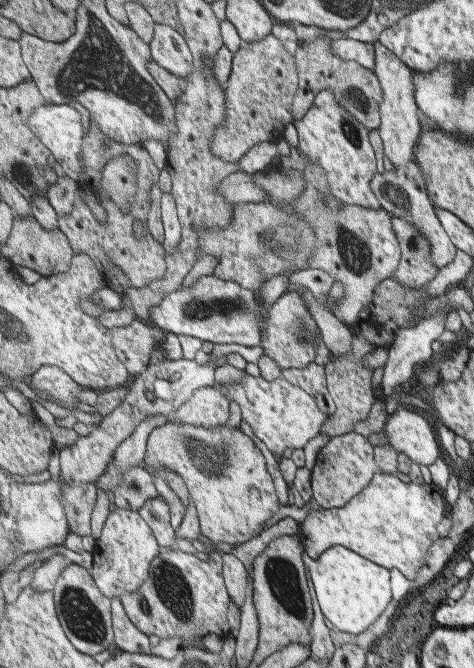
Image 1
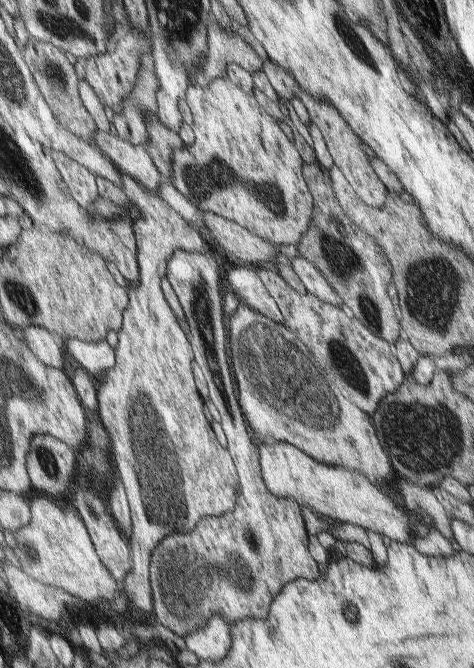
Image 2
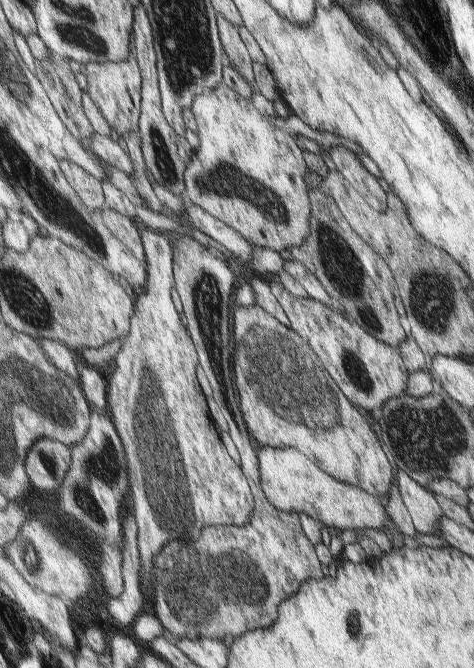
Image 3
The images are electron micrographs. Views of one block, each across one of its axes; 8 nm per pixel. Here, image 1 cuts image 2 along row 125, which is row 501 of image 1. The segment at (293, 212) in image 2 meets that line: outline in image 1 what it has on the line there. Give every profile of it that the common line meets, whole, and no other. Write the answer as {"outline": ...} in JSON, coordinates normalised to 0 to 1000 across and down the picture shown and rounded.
{"outline":[[[359,630],[316,650],[302,692],[335,707],[359,701],[390,717],[420,762],[426,796],[456,813],[498,817],[542,804],[557,790],[553,784],[586,763],[586,746],[561,707],[557,683],[527,653],[502,641],[428,641]]]}

